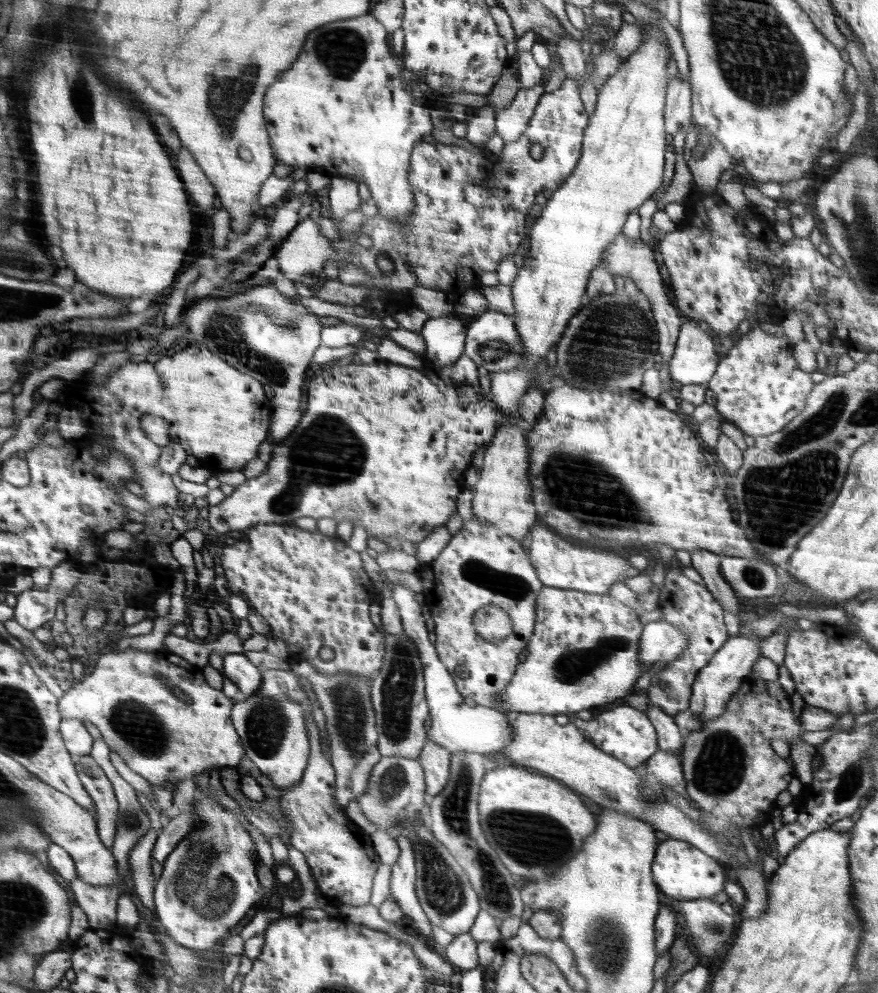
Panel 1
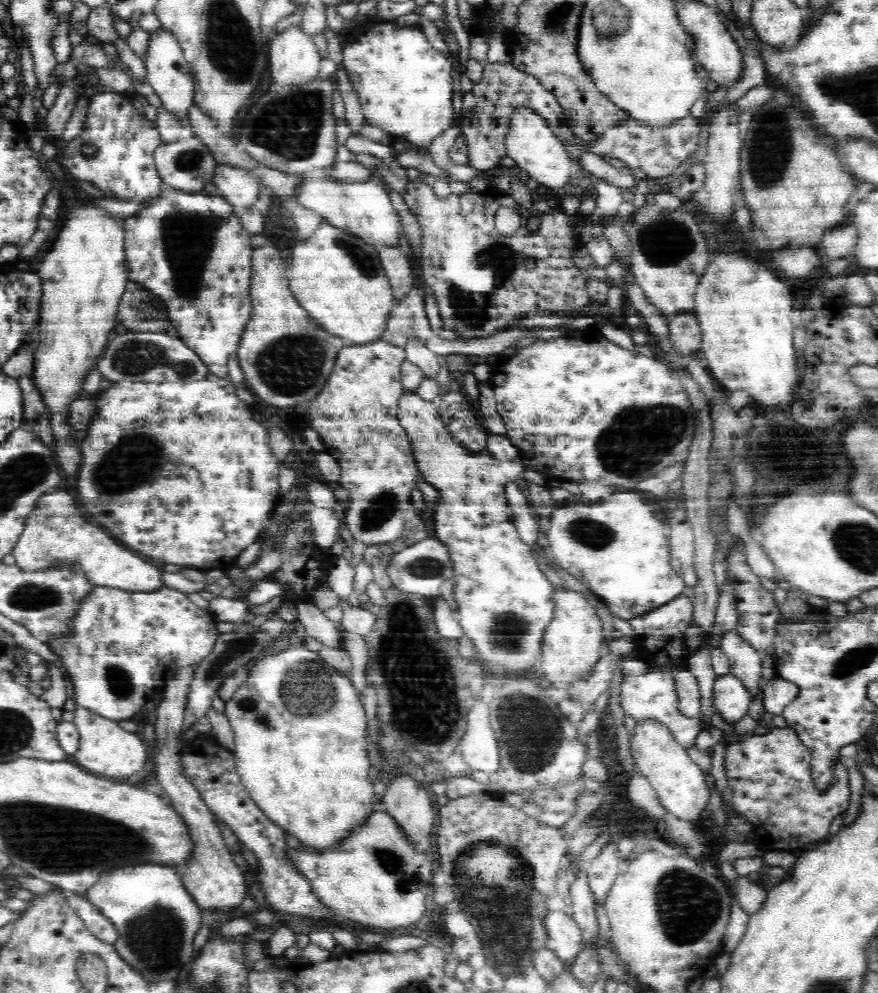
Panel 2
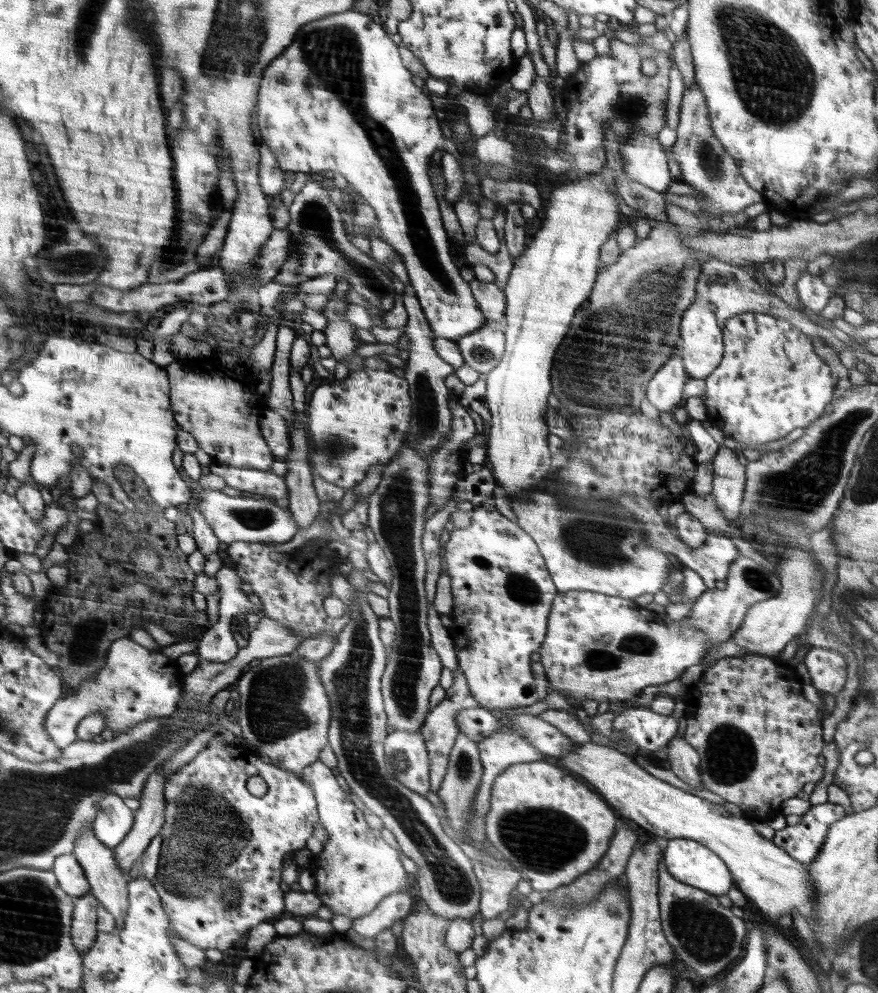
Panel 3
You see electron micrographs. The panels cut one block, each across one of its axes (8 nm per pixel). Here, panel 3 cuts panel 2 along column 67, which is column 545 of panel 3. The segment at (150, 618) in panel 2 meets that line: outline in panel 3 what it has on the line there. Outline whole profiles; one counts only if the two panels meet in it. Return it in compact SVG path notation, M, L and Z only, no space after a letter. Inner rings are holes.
M590 591L559 592L557 598L554 600L553 611L549 615L548 634L545 636L541 648L538 650L538 654L540 654L540 662L544 666L546 680L554 687L552 692L556 691L563 696L570 696L580 702L585 702L589 699L594 699L594 701L596 700L597 702L626 701L639 696L646 686L656 686L680 678L684 671L690 668L690 666L702 664L702 660L712 652L712 646L717 645L715 641L708 639L708 635L706 635L702 629L690 627L690 625L686 623L686 619L682 618L682 624L684 624L682 627L680 627L680 625L676 627L674 622L664 622L664 620L656 618L656 616L650 614L645 607L638 606L638 604L634 602L634 599L622 599L618 596L607 596L600 592Z

